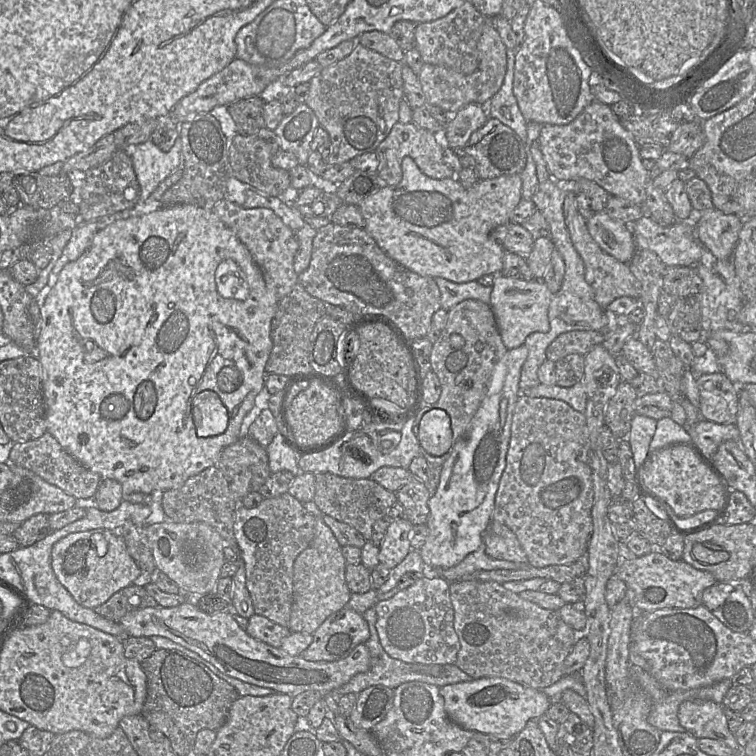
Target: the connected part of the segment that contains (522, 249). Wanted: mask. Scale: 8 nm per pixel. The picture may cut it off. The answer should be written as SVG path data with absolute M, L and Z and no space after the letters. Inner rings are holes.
M513 222L496 227L491 235L507 252L515 253L523 259L529 257L535 241L522 224Z

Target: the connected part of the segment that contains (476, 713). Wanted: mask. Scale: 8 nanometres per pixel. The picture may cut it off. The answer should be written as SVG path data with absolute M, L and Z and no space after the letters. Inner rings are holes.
M483 677L439 688L447 716L464 729L515 737L530 719L546 714L552 701L540 690L500 677Z

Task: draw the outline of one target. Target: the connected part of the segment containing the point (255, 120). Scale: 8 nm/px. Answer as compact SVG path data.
M260 96L239 99L228 106L239 134L252 135L266 127L264 106L265 102Z

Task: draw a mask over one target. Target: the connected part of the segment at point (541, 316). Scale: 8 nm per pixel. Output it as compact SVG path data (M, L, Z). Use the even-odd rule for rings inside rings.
M495 275L490 296L490 307L505 347L510 350L524 344L526 337L534 332L549 331L548 308L553 294L542 279L531 281L516 277Z

